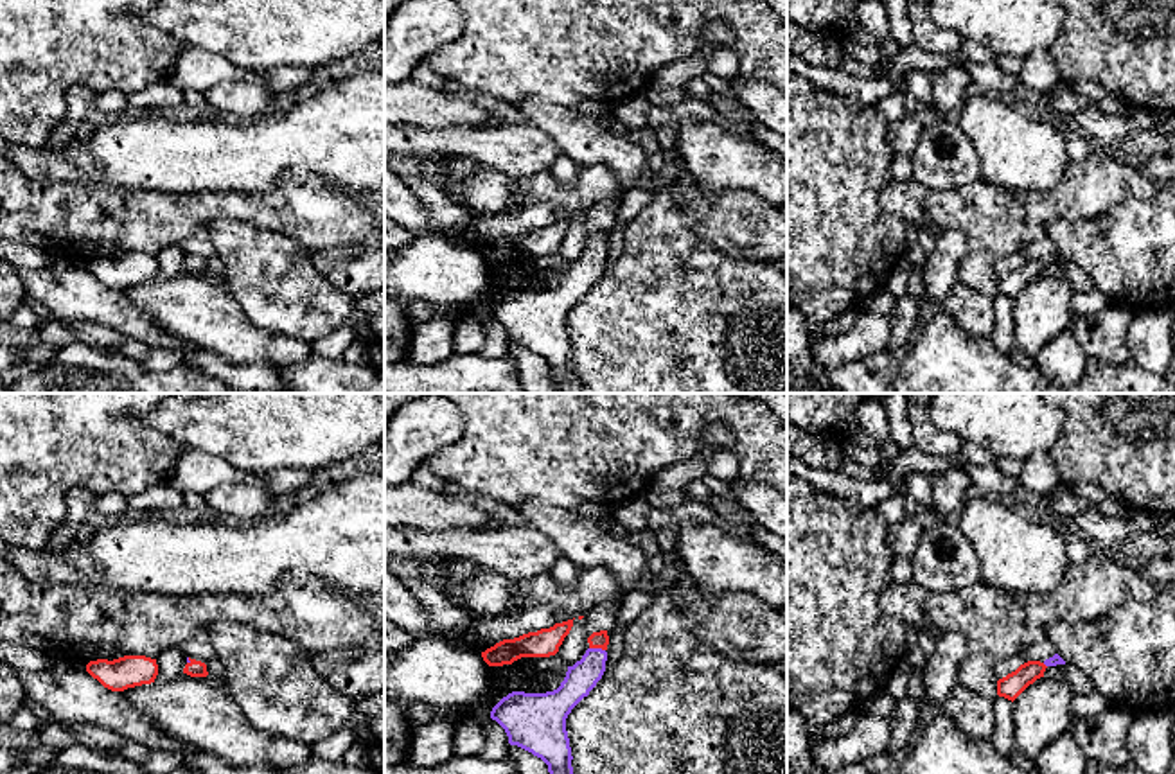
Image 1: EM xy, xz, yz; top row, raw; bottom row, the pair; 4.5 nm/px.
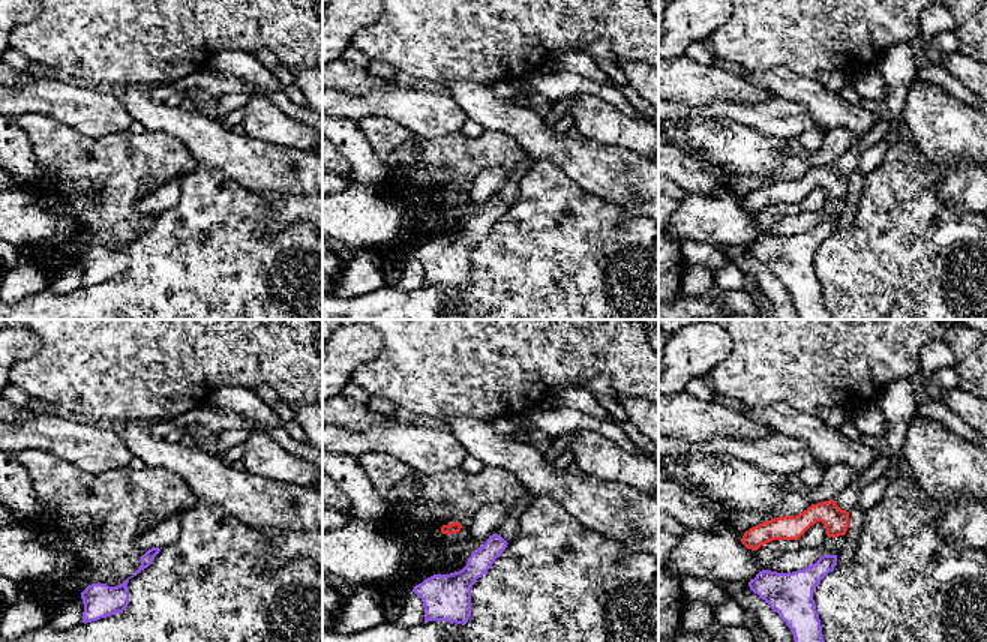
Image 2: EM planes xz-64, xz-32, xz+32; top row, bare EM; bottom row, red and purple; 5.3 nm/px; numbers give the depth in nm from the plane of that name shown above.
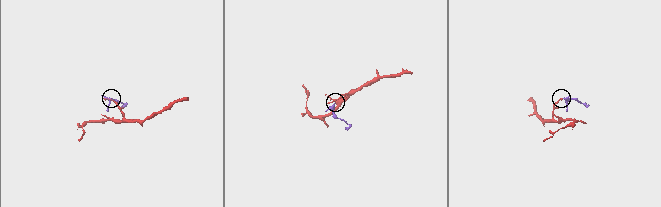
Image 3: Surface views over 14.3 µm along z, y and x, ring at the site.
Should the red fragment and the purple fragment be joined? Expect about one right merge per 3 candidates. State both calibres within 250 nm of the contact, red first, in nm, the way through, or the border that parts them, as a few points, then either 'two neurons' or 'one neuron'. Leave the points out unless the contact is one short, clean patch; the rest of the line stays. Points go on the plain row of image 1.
calibres 80 and 140 nm; way xz (597, 237), (597, 245), (591, 264), (581, 275); one neuron

